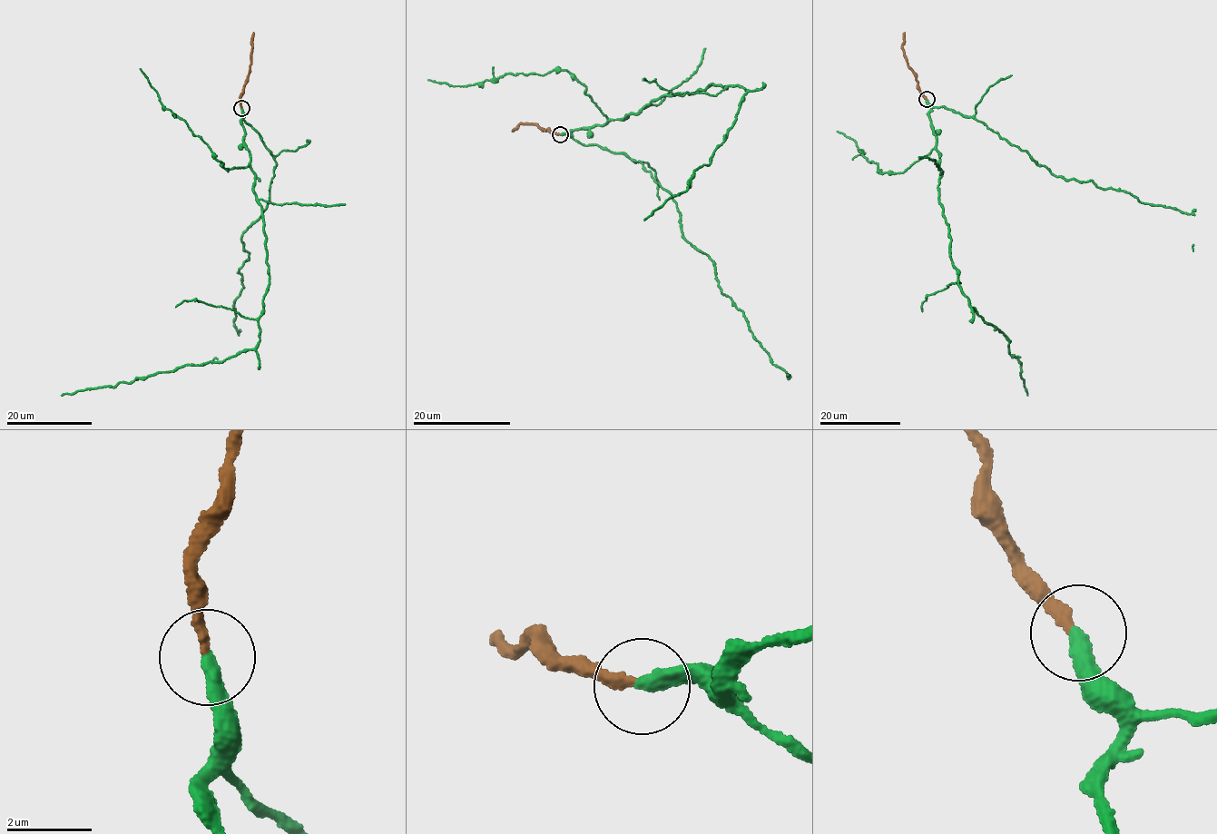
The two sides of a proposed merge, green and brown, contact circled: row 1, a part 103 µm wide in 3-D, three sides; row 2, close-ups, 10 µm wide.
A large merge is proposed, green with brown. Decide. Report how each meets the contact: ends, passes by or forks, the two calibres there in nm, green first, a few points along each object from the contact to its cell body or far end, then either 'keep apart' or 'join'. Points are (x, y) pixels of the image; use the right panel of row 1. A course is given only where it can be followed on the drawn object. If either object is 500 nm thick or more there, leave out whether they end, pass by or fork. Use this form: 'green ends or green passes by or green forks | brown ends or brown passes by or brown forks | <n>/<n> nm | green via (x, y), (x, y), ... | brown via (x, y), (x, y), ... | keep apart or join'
green ends | brown ends | 380/240 nm | green via (926, 100), (957, 285), (985, 322), (1008, 337), (1027, 395) | brown via (926, 100), (902, 48), (904, 32) | join

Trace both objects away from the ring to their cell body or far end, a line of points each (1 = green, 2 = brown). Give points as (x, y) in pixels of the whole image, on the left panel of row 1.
1: (241, 108), (253, 191), (261, 207), (269, 275), (259, 345), (224, 361), (61, 395)
2: (241, 108), (240, 95), (250, 68), (254, 33)

